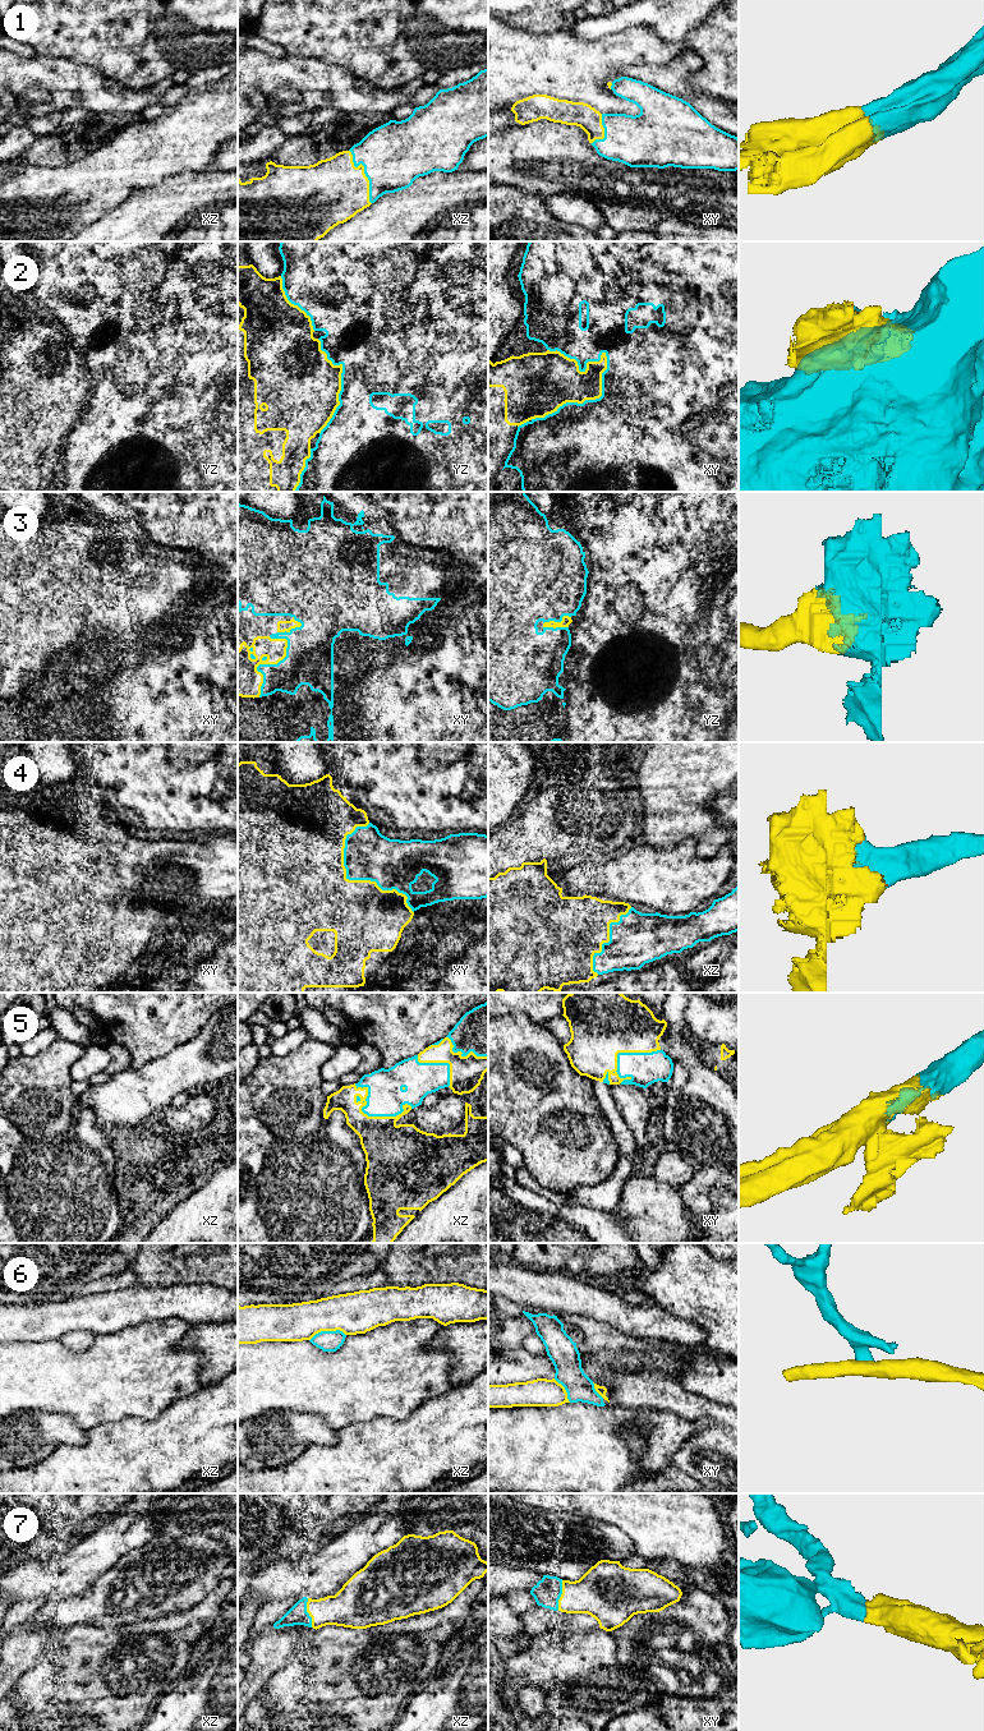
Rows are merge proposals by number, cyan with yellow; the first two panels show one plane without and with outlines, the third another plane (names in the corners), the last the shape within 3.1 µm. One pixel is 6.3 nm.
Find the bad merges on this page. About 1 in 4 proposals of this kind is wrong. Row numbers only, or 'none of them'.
2, 6

